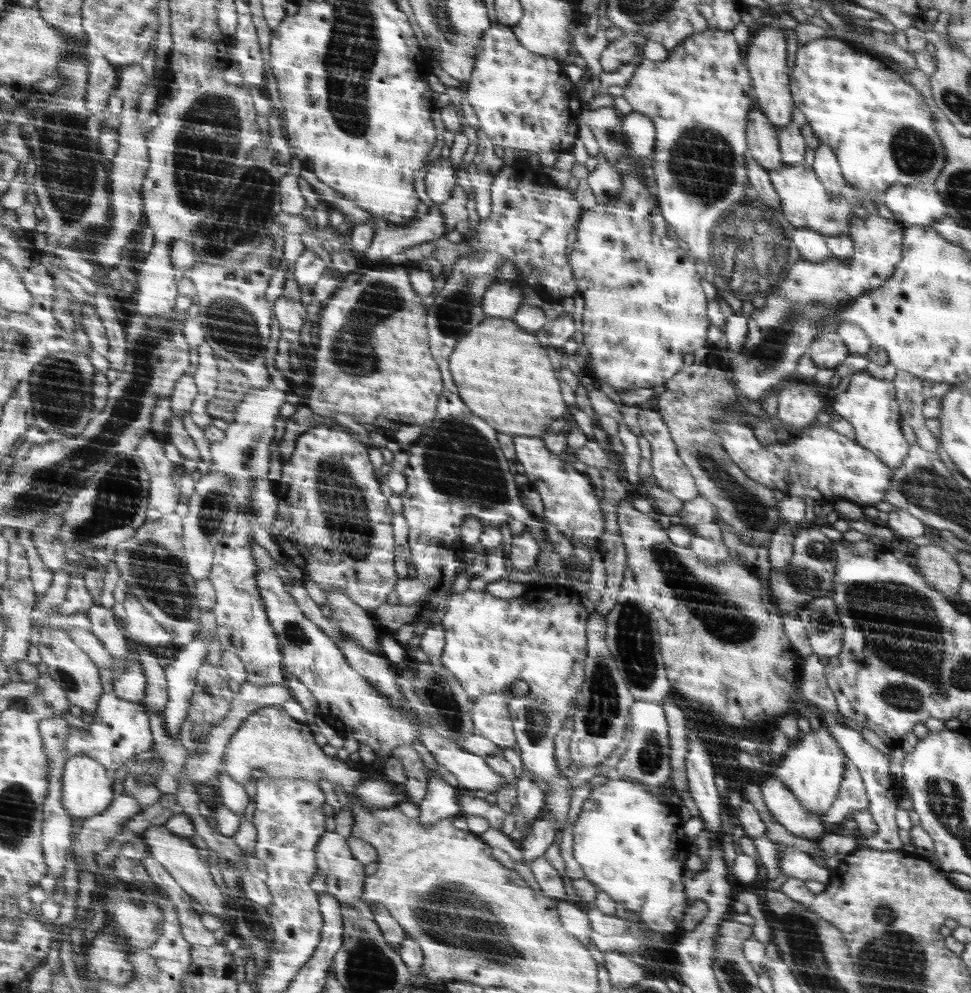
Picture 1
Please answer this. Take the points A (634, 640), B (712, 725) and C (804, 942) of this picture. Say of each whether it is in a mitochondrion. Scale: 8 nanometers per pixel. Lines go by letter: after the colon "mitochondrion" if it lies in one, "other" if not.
A: mitochondrion
B: other
C: mitochondrion

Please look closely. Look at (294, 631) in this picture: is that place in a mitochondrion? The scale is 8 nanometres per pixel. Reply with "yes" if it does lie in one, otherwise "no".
yes

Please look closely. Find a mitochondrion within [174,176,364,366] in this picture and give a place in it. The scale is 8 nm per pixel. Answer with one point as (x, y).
(232, 326)

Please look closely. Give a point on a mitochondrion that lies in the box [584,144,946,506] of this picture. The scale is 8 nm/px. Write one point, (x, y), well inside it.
(734, 250)

